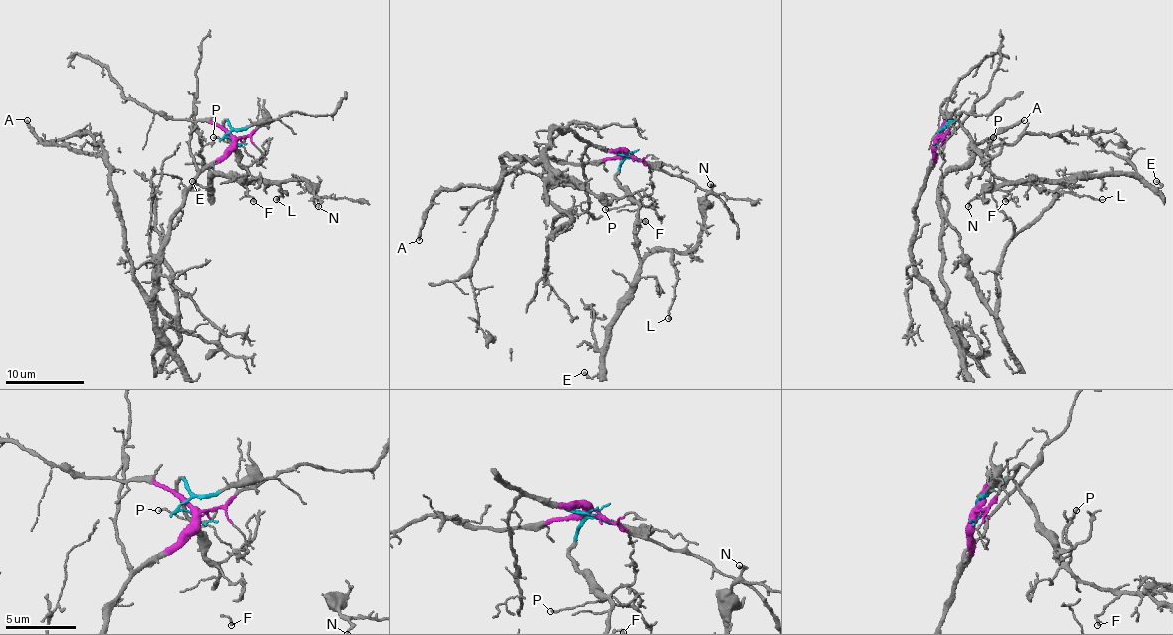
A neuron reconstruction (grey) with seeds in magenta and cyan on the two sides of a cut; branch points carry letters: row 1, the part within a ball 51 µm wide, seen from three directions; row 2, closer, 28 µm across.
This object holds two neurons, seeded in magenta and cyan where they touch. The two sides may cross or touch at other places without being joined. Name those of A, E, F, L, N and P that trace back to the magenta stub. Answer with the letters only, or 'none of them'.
A

